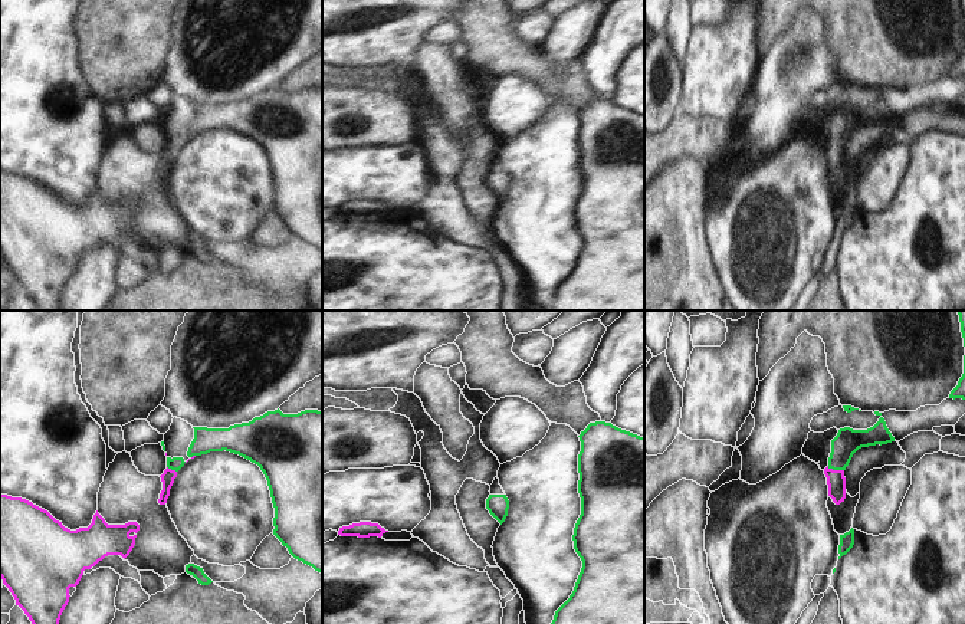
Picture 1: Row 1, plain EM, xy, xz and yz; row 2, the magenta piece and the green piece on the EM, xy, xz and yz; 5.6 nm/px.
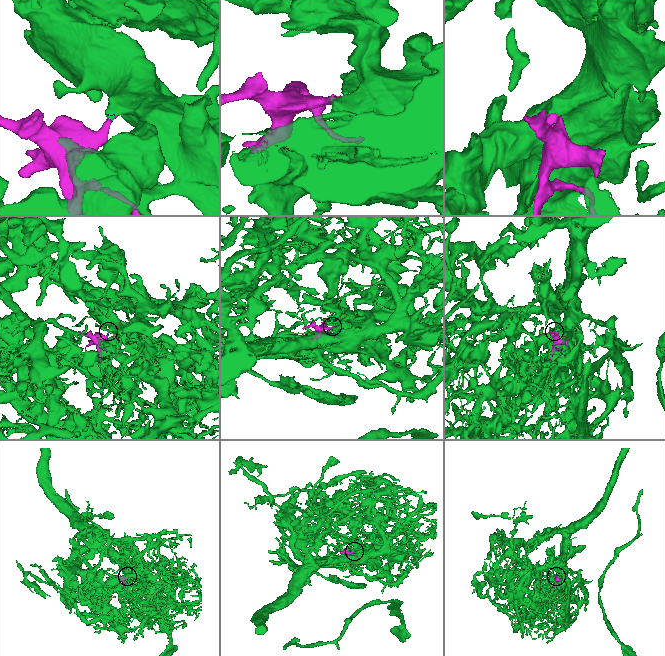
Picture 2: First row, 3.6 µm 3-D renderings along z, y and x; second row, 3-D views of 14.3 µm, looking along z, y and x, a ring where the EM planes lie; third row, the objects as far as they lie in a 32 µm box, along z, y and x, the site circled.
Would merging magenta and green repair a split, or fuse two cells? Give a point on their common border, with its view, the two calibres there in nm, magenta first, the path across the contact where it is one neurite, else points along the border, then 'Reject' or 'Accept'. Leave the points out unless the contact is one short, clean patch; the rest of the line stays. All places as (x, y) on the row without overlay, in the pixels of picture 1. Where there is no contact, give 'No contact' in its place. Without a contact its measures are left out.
Touches magenta at yz (836, 148). Thickness 110 nm (magenta) against 150 nm. Path across: yz (836, 158), (836, 148), (842, 127), (847, 120). Accept.

